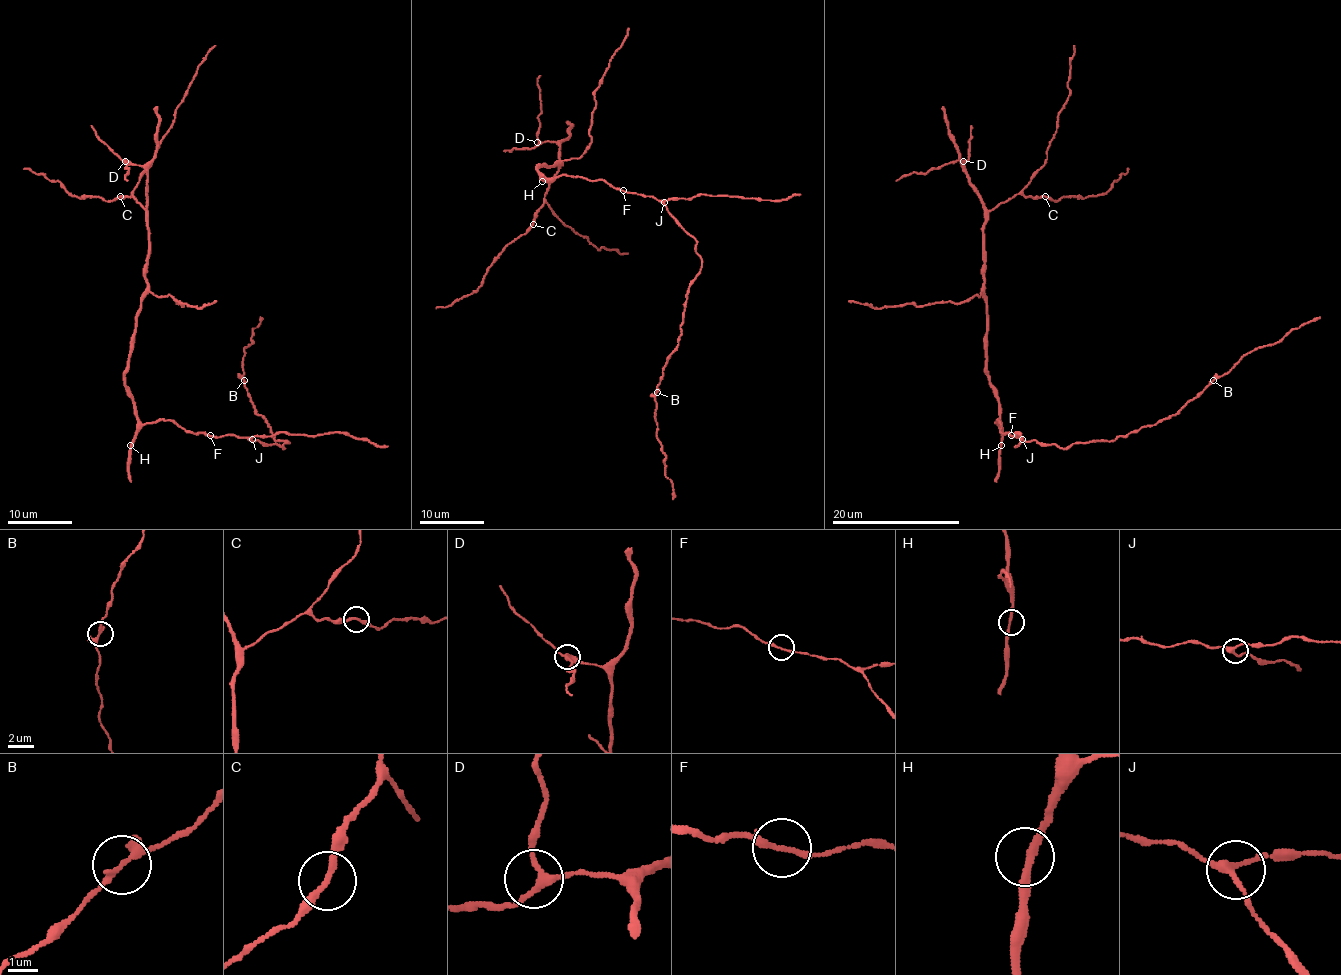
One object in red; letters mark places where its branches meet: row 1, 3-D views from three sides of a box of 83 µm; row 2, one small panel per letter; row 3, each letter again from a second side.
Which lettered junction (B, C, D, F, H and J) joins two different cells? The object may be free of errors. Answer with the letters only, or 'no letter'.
no letter

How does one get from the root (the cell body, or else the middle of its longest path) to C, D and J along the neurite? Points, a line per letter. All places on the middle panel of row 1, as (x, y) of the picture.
C: (574, 176), (560, 174), (547, 179), (537, 168), (561, 163), (550, 181), (544, 203), (533, 224)
D: (574, 176), (560, 174), (547, 179), (537, 168), (560, 165), (560, 147), (550, 141), (537, 142)
J: (574, 176), (592, 181), (603, 179), (622, 190), (651, 195), (664, 202)

